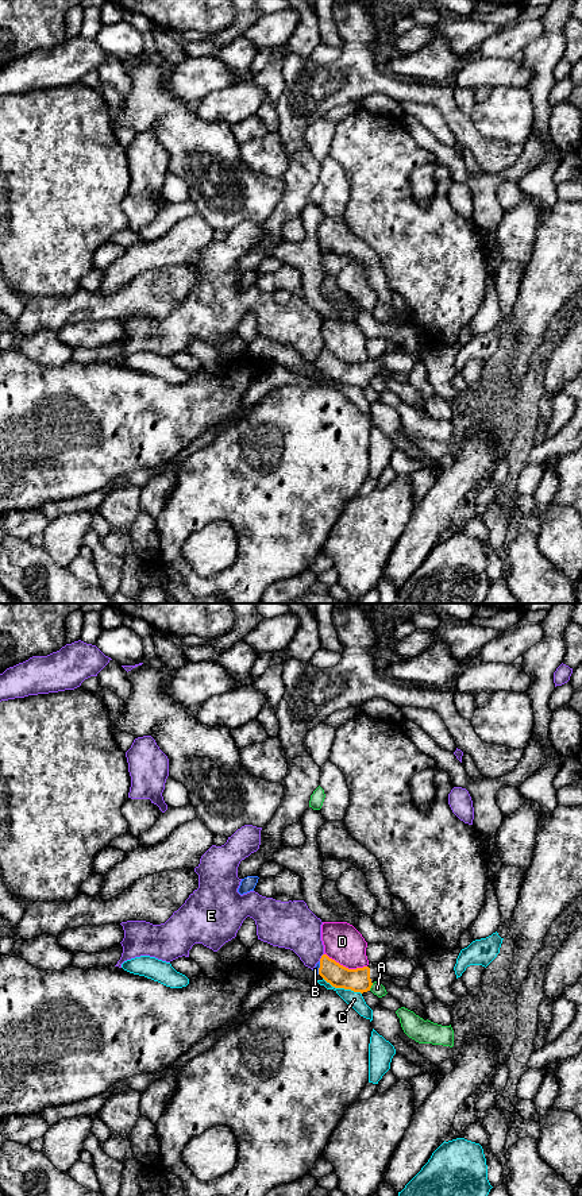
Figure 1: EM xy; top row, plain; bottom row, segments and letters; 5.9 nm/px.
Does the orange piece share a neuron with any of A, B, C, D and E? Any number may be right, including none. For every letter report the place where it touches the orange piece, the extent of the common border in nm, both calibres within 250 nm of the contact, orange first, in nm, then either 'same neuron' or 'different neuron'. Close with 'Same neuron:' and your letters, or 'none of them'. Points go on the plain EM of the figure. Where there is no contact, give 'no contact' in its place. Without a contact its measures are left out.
A: xy (370, 382) | 50 nm | 140/80 nm | different neuron
B: xy (319, 363) | 80 nm | 140/40 nm | same neuron
C: xy (342, 382) | 260 nm | 140/90 nm | different neuron
D: xy (345, 362) | 260 nm | 140/220 nm | different neuron
E: xy (322, 352) | 50 nm | 140/280 nm | different neuron
Same neuron: B

